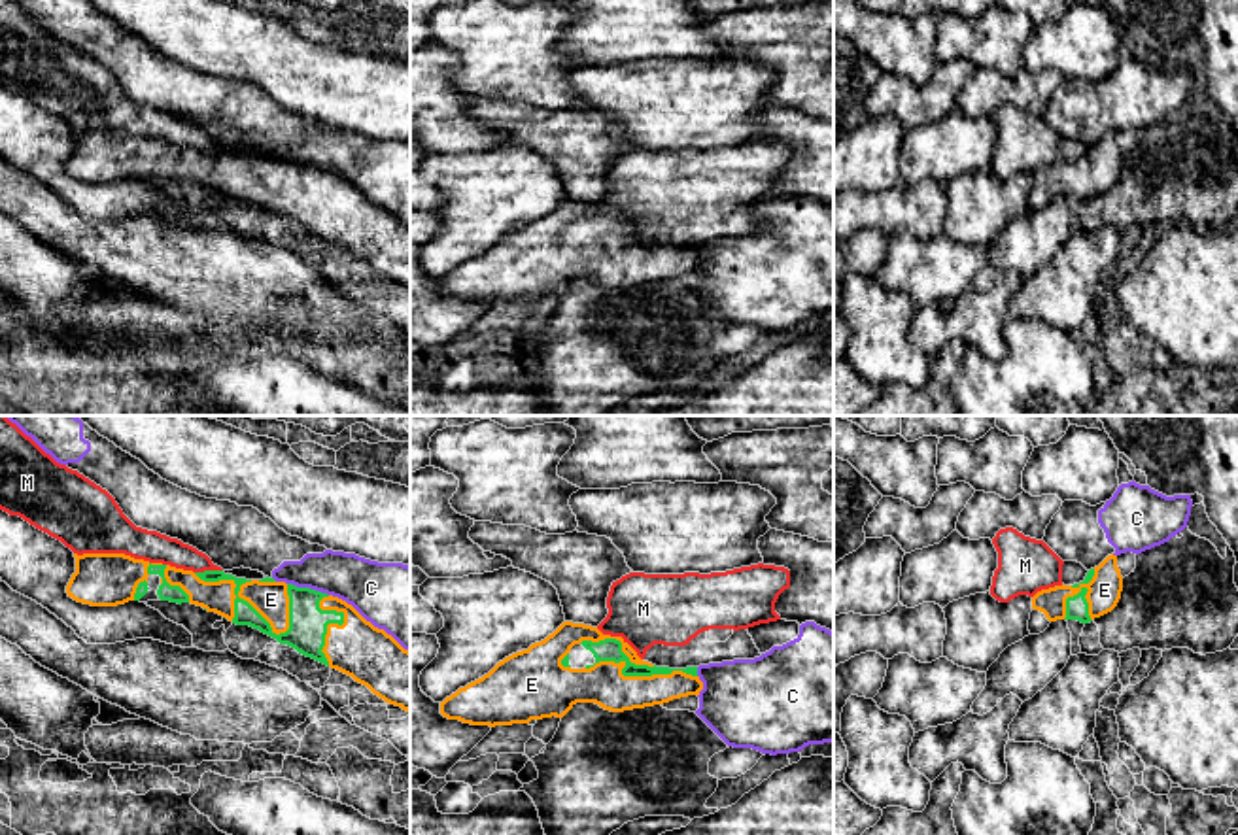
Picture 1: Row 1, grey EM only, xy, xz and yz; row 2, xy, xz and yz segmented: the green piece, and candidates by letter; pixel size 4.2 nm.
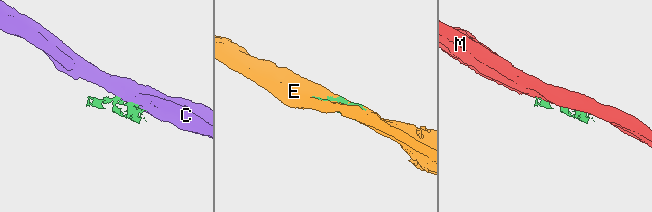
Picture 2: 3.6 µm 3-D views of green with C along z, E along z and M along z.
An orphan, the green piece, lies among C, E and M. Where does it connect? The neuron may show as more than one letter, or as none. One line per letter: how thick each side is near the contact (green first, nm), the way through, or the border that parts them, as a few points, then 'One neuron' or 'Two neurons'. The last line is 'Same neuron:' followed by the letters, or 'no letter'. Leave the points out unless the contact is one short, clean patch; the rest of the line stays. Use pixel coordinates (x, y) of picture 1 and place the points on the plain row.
C: Thickness 160 nm (green) against 220 nm. Boundary: xy (288, 159), (299, 165), (314, 165), (327, 172). Two neurons
E: Thickness 100 nm (green) against 180 nm. One neuron
M: Thickness 100 nm (green) against 130 nm. Two neurons
Same neuron: E

